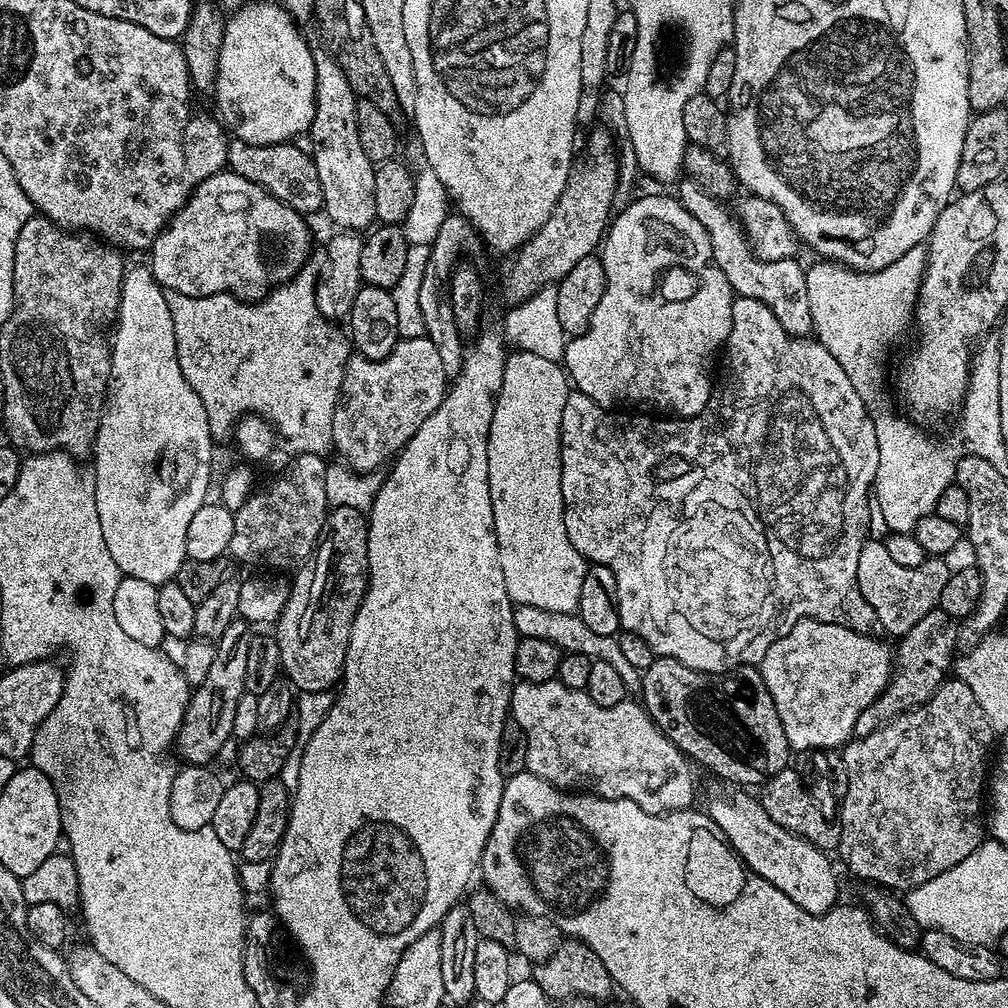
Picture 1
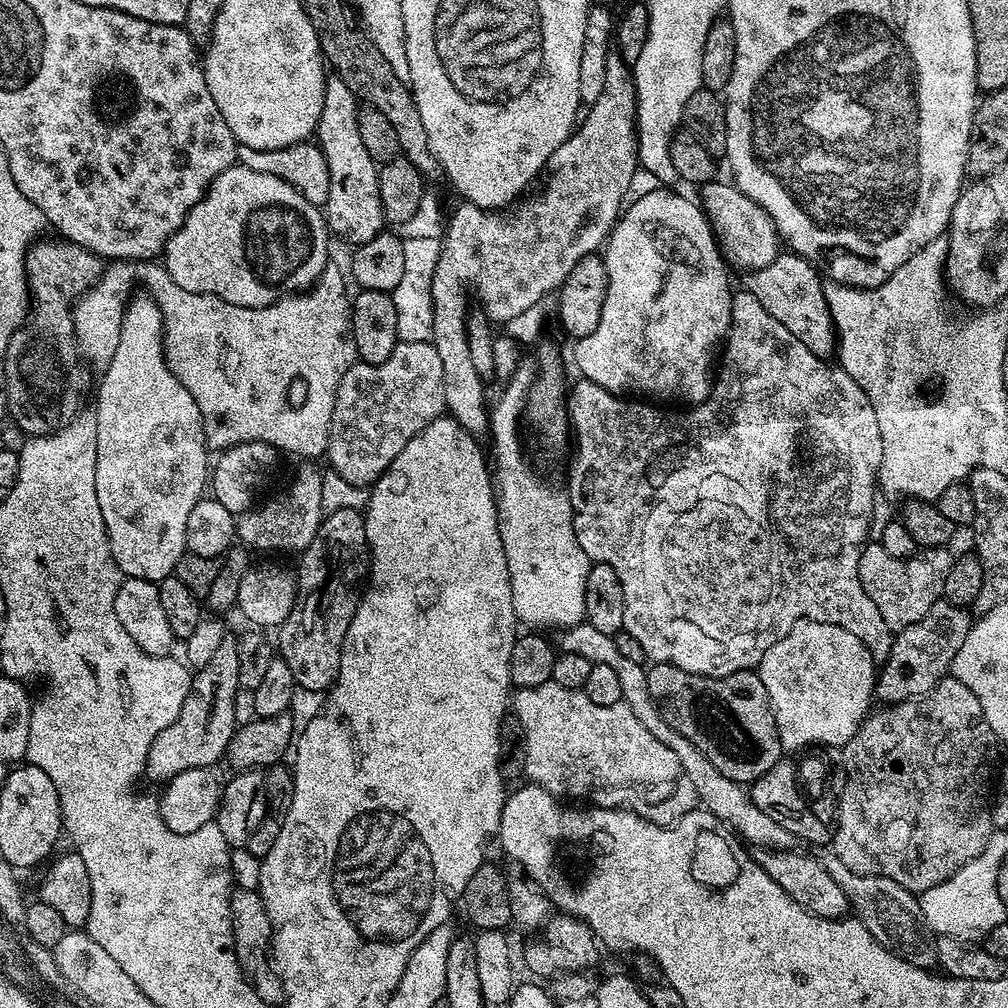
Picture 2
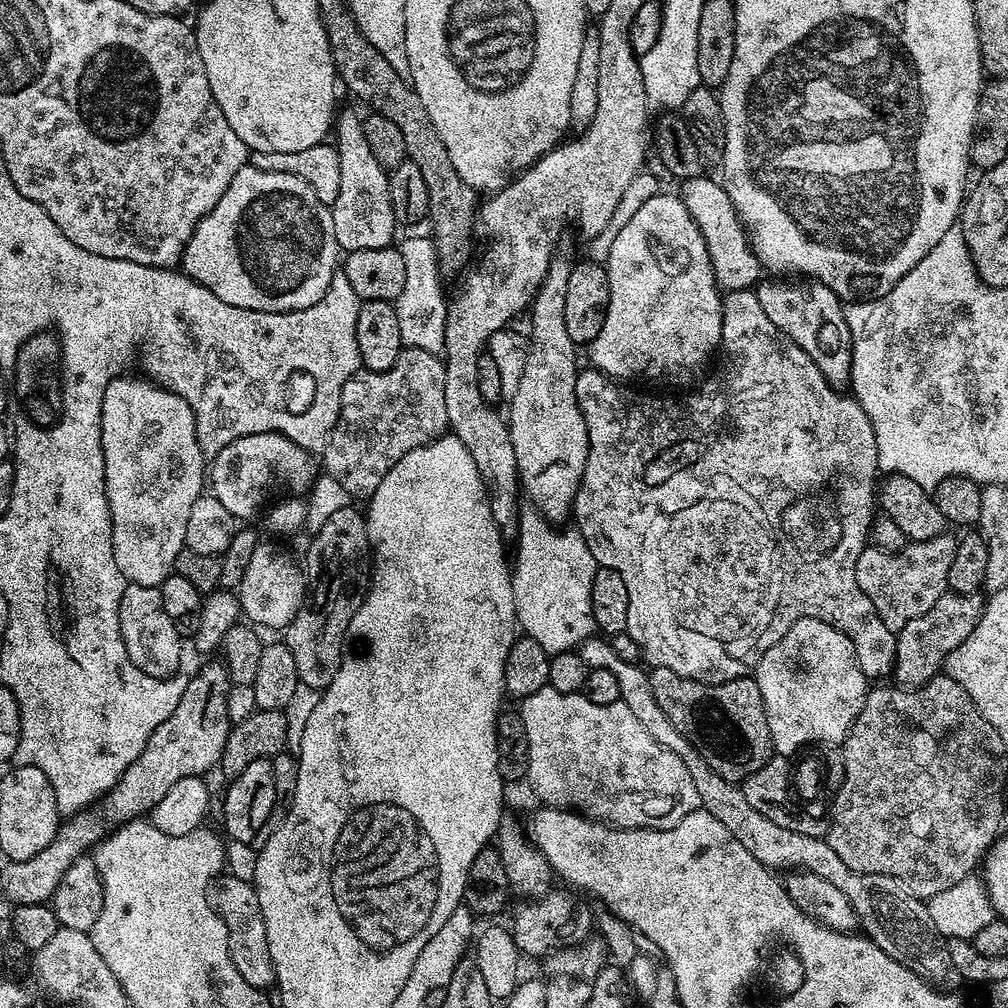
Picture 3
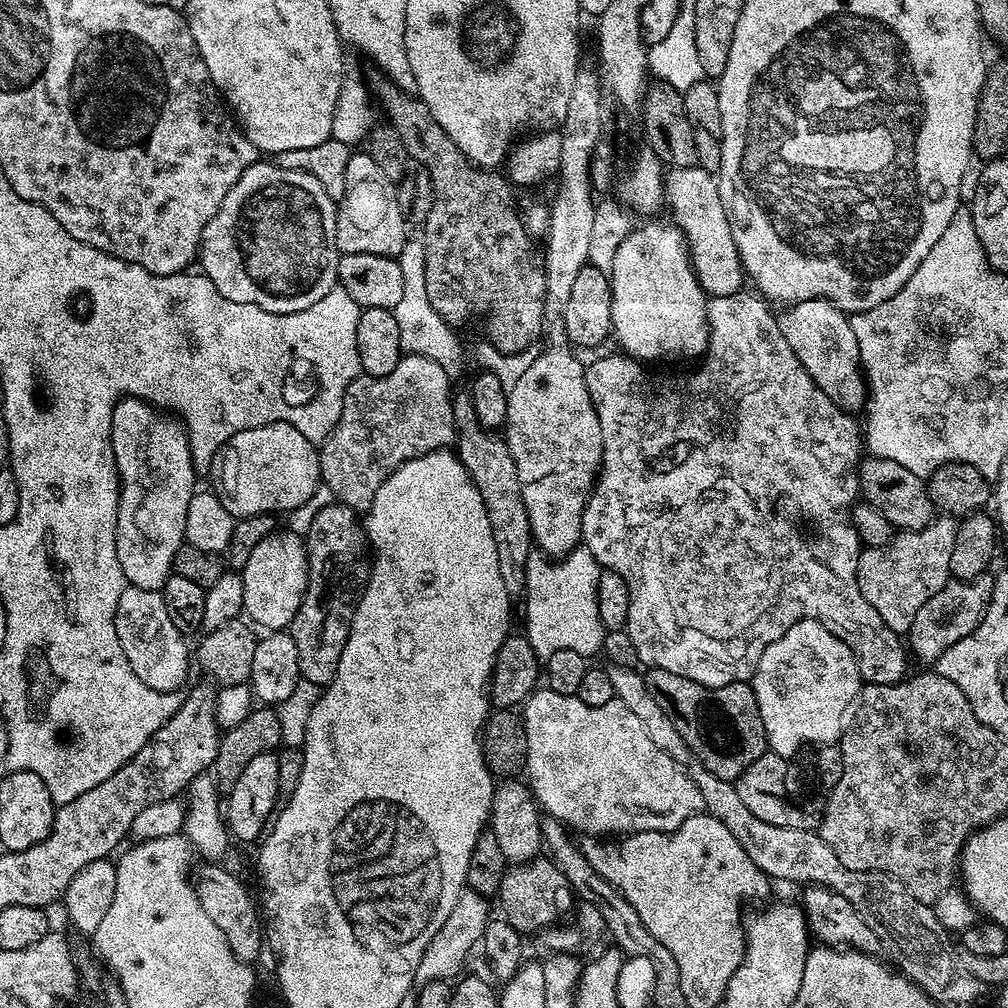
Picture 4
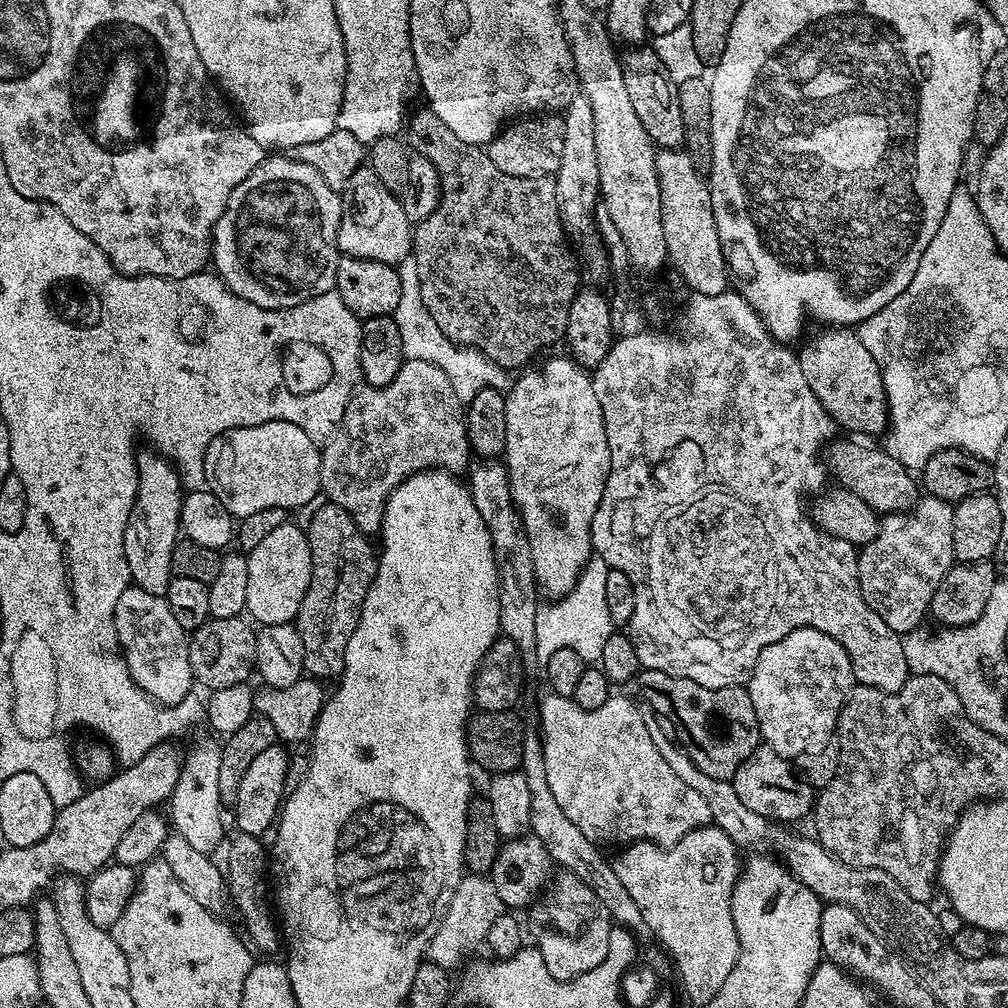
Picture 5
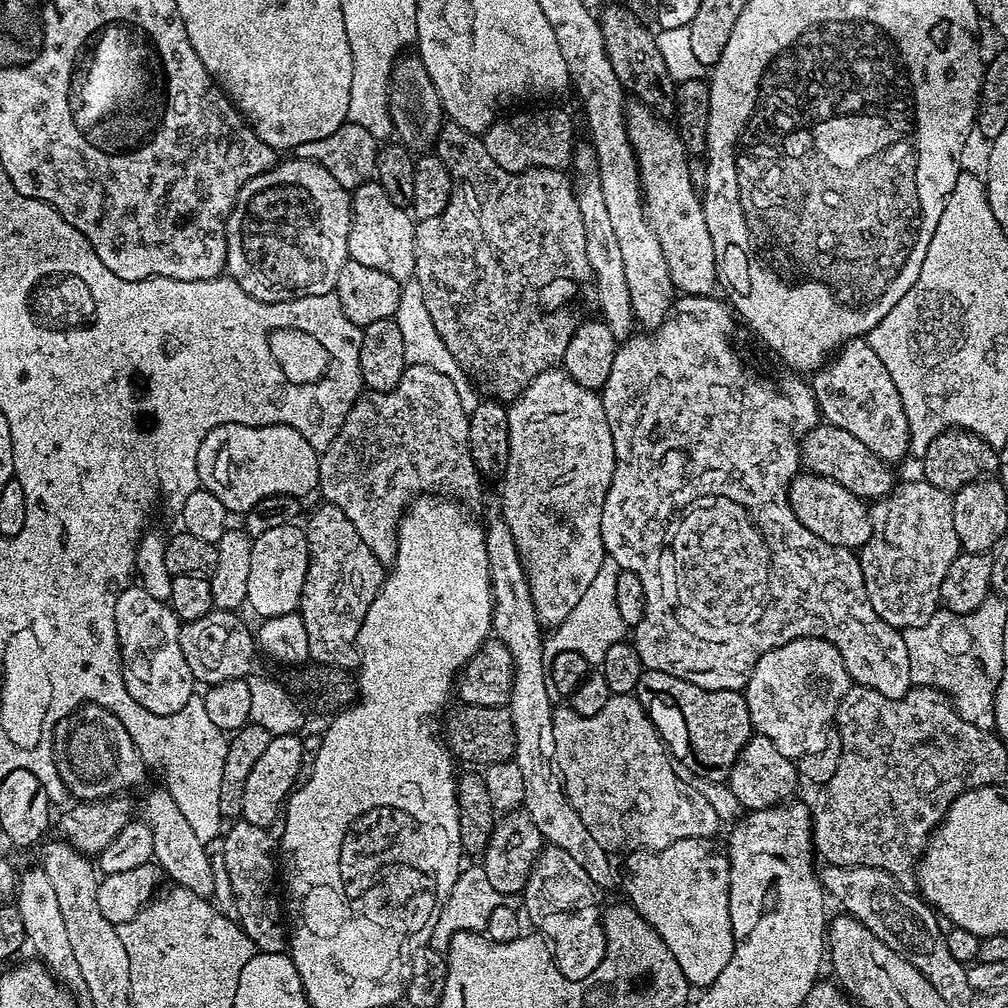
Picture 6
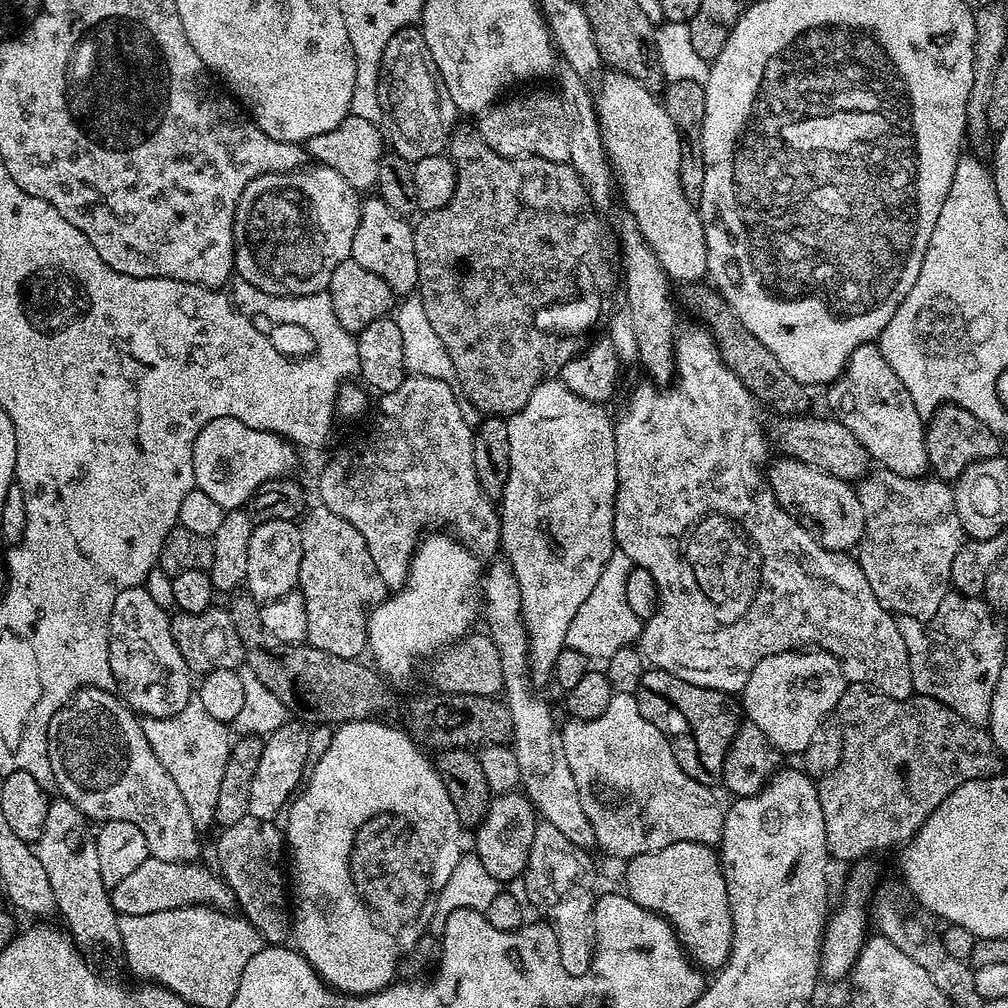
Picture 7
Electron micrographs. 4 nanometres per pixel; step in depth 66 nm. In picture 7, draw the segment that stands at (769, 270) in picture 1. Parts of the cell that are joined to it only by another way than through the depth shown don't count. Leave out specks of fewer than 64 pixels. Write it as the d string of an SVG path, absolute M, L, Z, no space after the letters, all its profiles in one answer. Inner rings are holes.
M879 343L858 346L858 350L850 354L844 372L827 385L826 392L828 392L828 408L832 411L829 413L838 422L842 422L842 426L846 426L846 430L850 430L854 438L858 438L858 442L879 467L889 468L894 474L909 478L920 478L923 472L929 471L928 451L924 441L925 417L918 414L914 400L910 398L906 386L902 386L902 378L898 378L898 374L890 370L890 362L882 358Z

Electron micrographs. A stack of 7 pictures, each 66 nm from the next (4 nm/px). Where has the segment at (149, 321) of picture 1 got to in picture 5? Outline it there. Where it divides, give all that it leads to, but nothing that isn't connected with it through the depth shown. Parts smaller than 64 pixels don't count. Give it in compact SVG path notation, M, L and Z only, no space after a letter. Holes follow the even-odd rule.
M155 451L140 452L136 457L136 466L140 481L136 487L136 500L132 503L130 518L126 522L124 531L124 553L126 554L126 566L130 566L132 584L135 587L146 590L146 594L163 596L168 589L168 583L173 578L172 555L178 537L181 535L180 507L183 504L185 493L182 491L182 477L175 467L163 455Z

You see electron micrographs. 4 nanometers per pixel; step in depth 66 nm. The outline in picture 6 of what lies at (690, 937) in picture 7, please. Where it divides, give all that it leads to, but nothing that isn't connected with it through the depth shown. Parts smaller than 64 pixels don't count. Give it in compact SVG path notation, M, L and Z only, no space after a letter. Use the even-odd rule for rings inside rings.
M682 838L682 842L674 842L674 846L666 846L666 850L629 852L625 859L628 861L624 864L624 876L622 872L627 903L660 935L662 942L666 942L678 966L682 966L682 974L686 974L689 985L696 990L710 987L714 978L722 974L726 962L730 962L730 954L734 954L728 853L716 842L712 838Z

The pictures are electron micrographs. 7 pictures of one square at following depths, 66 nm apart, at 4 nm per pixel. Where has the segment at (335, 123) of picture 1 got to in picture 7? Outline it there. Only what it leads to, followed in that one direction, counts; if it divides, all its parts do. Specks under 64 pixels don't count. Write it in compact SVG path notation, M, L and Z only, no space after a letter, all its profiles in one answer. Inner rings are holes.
M379 195L369 196L372 197L369 200L367 197L360 206L360 221L358 230L354 230L350 259L370 270L370 274L378 274L378 278L382 278L382 282L386 282L386 286L390 286L397 297L413 295L418 288L418 258L414 254L413 225L390 210Z

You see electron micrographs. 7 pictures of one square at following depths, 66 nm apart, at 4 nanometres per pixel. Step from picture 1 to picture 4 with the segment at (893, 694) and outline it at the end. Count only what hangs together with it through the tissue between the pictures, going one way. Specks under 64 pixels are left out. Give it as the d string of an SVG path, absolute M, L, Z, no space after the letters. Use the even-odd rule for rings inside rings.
M985 574L976 580L957 580L949 579L946 586L942 586L942 590L938 590L938 594L934 594L934 598L930 598L930 602L926 602L926 606L922 606L922 610L918 610L918 614L914 614L914 622L910 626L910 630L906 633L906 644L910 649L911 655L917 656L920 660L925 660L925 665L935 665L936 659L954 646L954 642L962 642L962 638L966 638L966 634L970 634L982 622L982 618L986 614L986 606L990 602L990 594L992 593L993 577Z

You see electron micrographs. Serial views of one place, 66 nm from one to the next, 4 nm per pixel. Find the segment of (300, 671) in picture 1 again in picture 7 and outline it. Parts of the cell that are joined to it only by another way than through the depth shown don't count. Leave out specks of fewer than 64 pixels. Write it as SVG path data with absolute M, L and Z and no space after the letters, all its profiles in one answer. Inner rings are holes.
M312 506L307 509L302 523L299 525L302 542L304 543L304 557L301 560L302 591L306 602L306 622L308 623L307 643L324 652L336 652L336 640L344 640L348 632L361 627L362 620L356 615L365 611L364 604L351 592L357 588L364 592L368 583L374 580L374 569L371 563L363 562L355 568L348 564L352 555L367 557L368 551L360 539L360 532L346 522L346 518L338 518L334 510L323 506ZM356 572L357 584L348 580L348 576Z

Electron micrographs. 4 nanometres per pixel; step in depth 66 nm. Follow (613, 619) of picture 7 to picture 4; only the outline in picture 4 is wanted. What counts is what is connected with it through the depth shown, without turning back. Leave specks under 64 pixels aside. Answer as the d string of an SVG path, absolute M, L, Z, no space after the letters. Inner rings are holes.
M578 546L559 562L553 562L539 550L533 550L526 562L524 582L524 628L534 654L543 662L554 650L578 650L592 658L604 647L606 629L598 616L598 578L602 569L590 550Z

